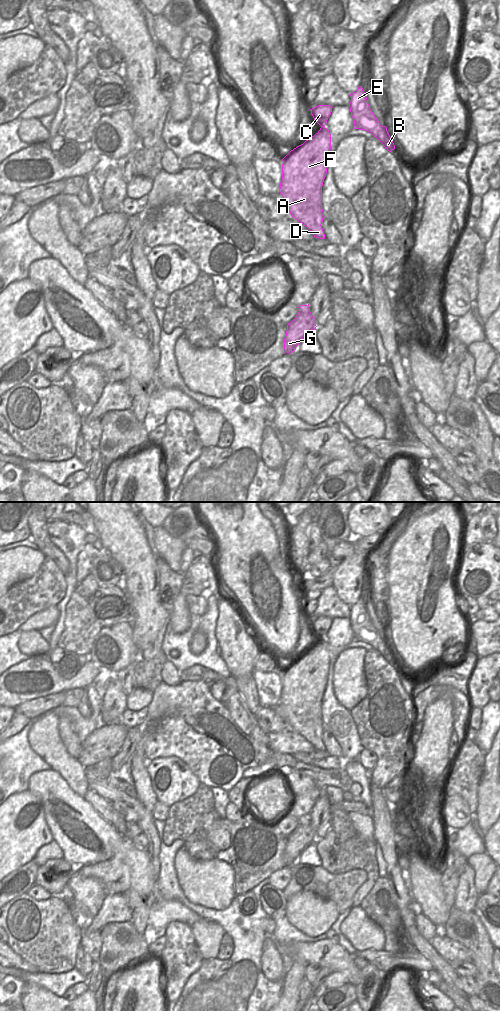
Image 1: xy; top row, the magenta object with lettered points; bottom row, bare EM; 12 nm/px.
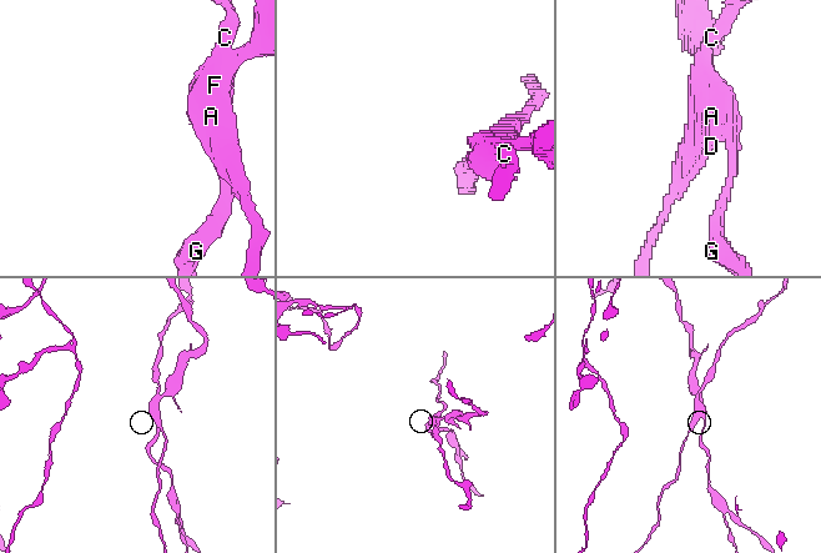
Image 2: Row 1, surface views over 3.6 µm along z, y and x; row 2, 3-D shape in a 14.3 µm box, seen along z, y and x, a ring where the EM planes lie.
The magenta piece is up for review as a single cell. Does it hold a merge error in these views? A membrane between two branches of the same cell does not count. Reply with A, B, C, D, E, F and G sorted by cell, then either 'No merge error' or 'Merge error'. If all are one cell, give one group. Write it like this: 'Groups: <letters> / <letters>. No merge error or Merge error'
Groups: A B E F G / C D. Merge error.

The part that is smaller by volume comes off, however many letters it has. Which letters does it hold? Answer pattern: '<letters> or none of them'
C, D.

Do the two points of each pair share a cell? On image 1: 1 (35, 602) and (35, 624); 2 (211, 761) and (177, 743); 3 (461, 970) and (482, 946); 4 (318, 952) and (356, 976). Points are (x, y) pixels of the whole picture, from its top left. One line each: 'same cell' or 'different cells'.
1: different cells
2: same cell
3: different cells
4: same cell

